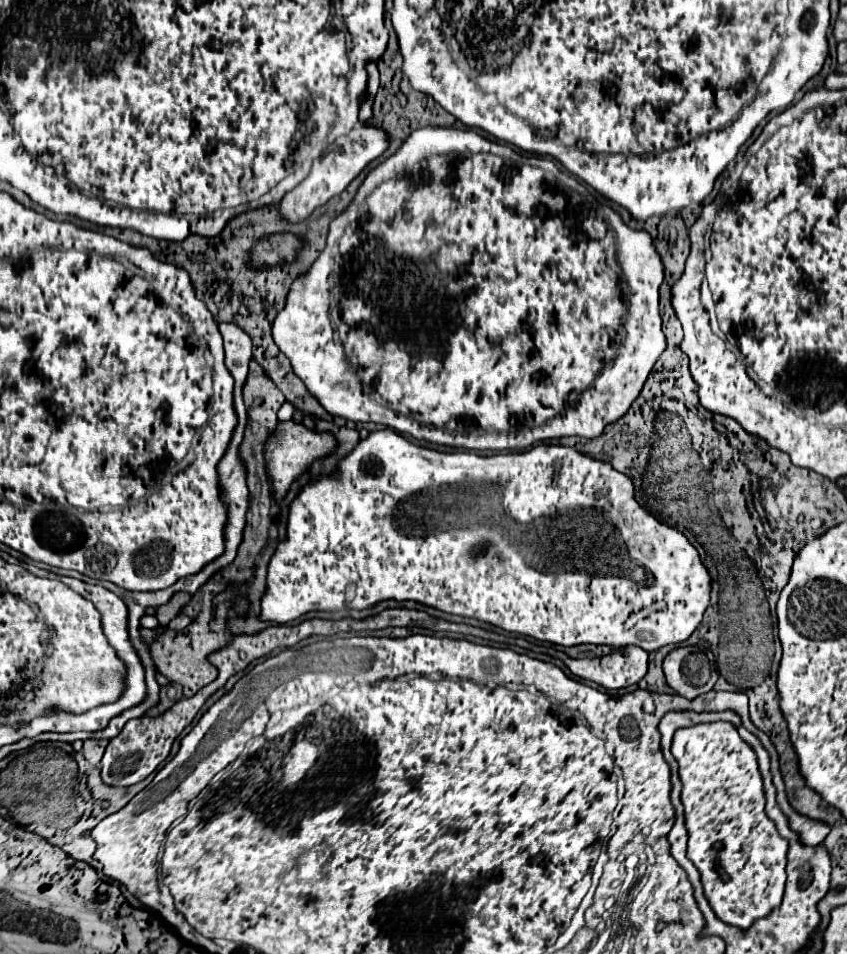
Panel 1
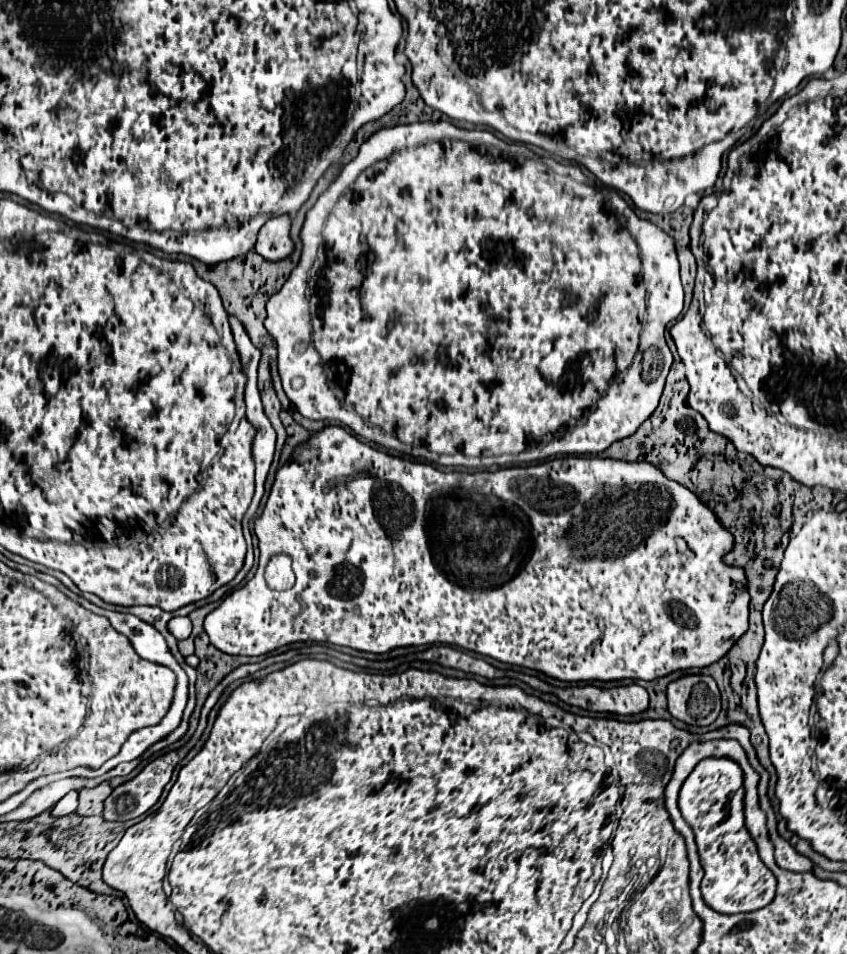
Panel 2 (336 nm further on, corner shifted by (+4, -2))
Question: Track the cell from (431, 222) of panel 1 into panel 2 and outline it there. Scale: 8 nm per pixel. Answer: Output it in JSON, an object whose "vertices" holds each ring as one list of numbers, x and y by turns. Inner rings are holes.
{"vertices":[[431,121,397,125,397,127,389,127,389,129,381,129,373,133,359,147,359,155,341,169,337,179,327,187,327,191,311,207,311,211,307,213,305,225,301,229,301,239,303,239,301,261,295,267,295,273,291,273,287,283,281,287,281,291,277,291,267,301,265,327,277,343,277,353,279,353,277,365,279,365,279,375,283,381,283,389,287,397,291,399,291,403,297,407,297,411,307,419,343,423,349,429,353,429,359,437,379,443,385,449,395,449,413,457,425,457,439,465,487,469,493,465,505,467,515,463,541,461,559,453,563,455,601,453,613,441,633,435,639,429,639,425,659,405,659,393,663,391,665,377,673,363,673,357,665,343,663,333,667,323,675,321,679,313,683,311,683,285,679,279,679,261,675,253,675,243,663,229,659,229,651,221,639,219,631,209,623,209,623,221,627,221,627,229,625,229,625,225,619,221,617,209,605,197,603,189,597,187,597,183,589,179,587,175,583,175,581,169,577,169,575,165,561,165,549,157,543,159,535,155,531,149,527,149,525,145,507,143,497,137,495,141,451,141,451,137,453,139,457,137,455,133,461,133,461,131,449,123,431,123],[631,237,635,239,639,249,635,249,635,243,625,243,625,245,633,245,633,249,627,247,627,253,619,255,619,241,631,241],[317,261,319,261,317,283,327,283,325,279,329,279,329,283,327,283,325,319,323,319,323,325,317,325,313,333,313,325,309,317,307,273,309,269,313,269],[647,347,655,347,661,353,661,375,651,381,643,379,641,375,641,359]]}

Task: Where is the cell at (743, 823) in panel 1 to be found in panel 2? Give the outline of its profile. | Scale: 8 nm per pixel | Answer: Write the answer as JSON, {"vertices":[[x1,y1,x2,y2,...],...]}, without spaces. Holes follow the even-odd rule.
{"vertices":[[711,757,699,761,679,791,679,809,695,833,701,867,705,877,701,893,705,903,719,913,757,911,775,897,775,875,765,867,749,837,743,817,743,771,729,757]]}

